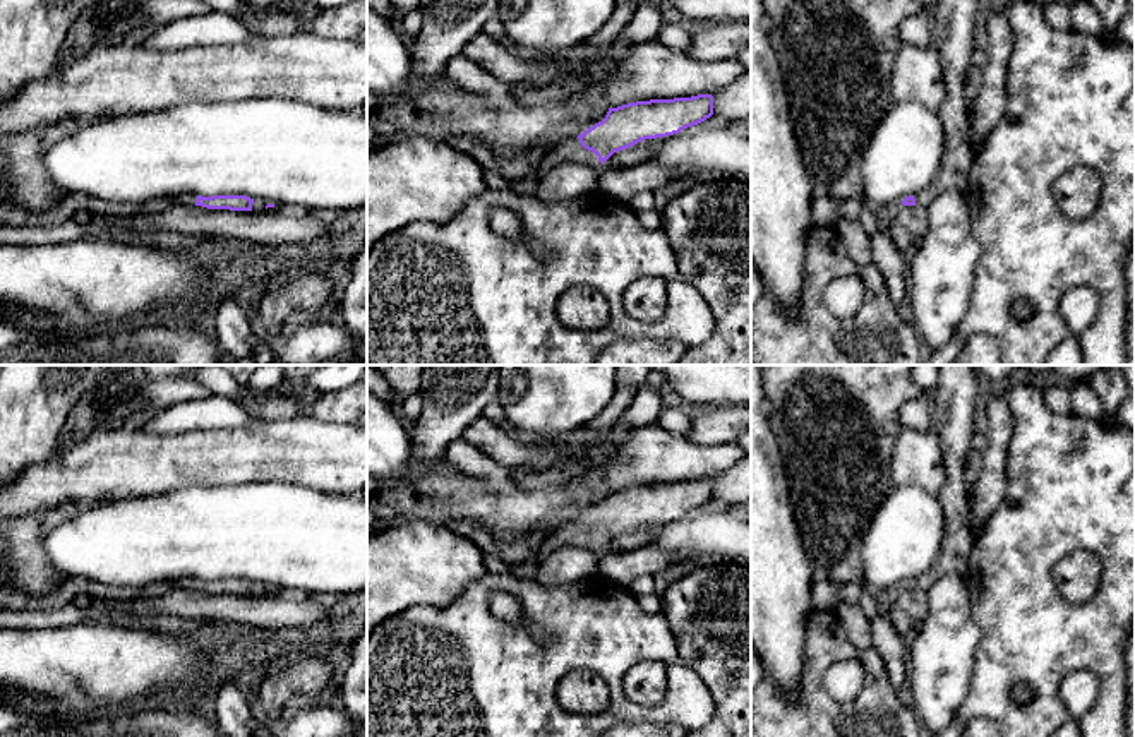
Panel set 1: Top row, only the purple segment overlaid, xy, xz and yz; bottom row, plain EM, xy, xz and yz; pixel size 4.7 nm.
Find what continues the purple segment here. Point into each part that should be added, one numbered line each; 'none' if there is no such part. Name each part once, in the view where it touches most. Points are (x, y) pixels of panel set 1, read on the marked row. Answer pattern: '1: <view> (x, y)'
1: xz (571, 149)

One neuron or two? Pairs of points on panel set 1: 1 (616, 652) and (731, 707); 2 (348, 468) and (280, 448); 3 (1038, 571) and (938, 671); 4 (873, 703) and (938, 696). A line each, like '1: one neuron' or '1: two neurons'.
1: two neurons
2: one neuron
3: two neurons
4: two neurons

